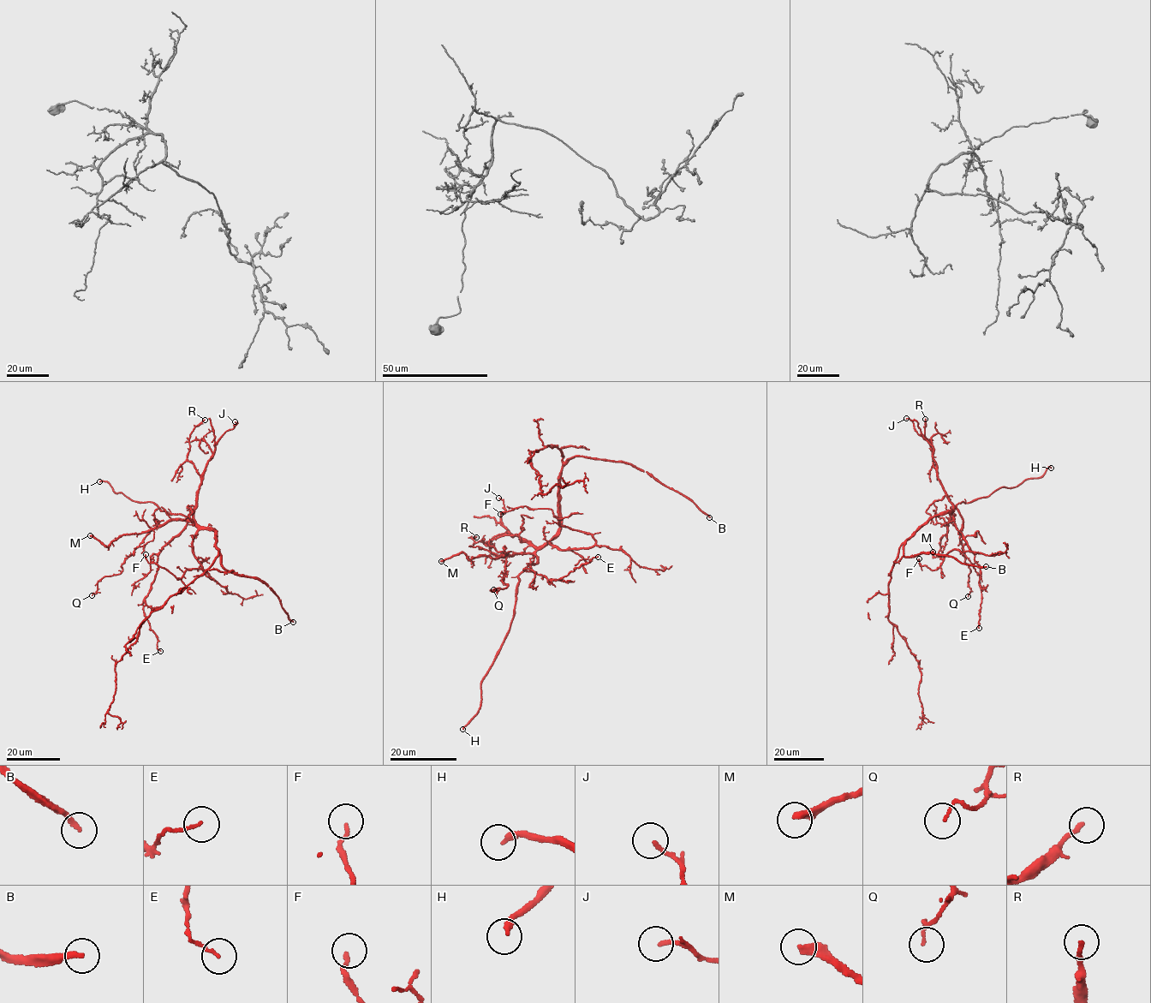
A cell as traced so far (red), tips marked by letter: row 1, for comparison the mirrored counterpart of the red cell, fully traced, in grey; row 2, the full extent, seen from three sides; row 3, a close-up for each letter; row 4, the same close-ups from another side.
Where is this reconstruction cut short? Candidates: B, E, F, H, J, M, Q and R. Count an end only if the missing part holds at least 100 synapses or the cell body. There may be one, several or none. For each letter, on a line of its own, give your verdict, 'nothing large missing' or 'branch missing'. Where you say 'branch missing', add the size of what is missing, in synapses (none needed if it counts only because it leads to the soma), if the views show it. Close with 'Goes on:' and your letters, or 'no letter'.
B: branch missing | 500 syn
E: nothing large missing
F: nothing large missing
H: nothing large missing
J: nothing large missing
M: nothing large missing
Q: nothing large missing
R: nothing large missing
Goes on: B

